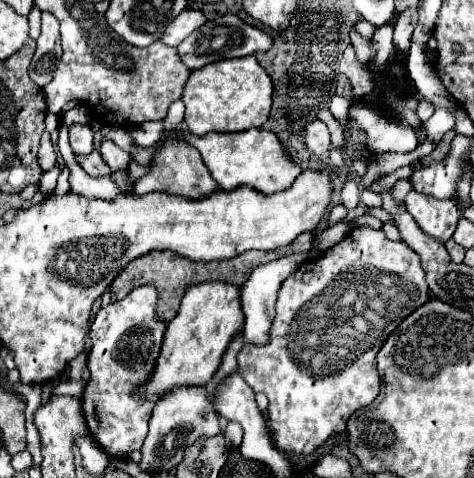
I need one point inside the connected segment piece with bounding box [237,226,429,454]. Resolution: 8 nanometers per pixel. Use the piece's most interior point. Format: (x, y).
(332, 315)

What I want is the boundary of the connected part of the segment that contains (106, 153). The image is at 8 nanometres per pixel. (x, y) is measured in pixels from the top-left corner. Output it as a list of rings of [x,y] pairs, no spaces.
[[[103,140],[103,146],[101,146],[101,156],[103,156],[103,160],[109,164],[111,172],[127,170],[127,168],[129,168],[129,162],[131,162],[129,152],[121,150],[121,148],[119,148],[115,142],[111,142],[111,140]]]

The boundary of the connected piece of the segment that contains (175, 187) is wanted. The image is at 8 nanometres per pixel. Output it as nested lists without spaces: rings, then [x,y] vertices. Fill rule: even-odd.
[[[165,138],[159,152],[155,154],[155,160],[151,164],[151,170],[135,184],[135,194],[147,194],[147,192],[167,192],[167,194],[177,194],[189,200],[197,200],[203,196],[209,196],[217,190],[217,182],[211,178],[211,172],[207,170],[207,166],[201,160],[201,154],[187,146],[181,140],[171,140]]]

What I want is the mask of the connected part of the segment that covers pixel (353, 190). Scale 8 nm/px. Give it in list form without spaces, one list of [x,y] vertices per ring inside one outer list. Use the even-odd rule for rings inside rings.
[[[353,180],[344,184],[341,190],[341,199],[347,209],[351,210],[357,207],[359,202],[359,189]]]

